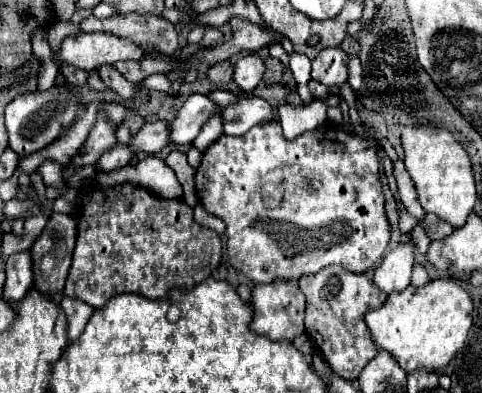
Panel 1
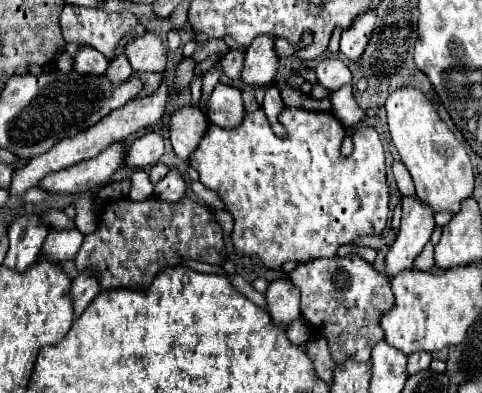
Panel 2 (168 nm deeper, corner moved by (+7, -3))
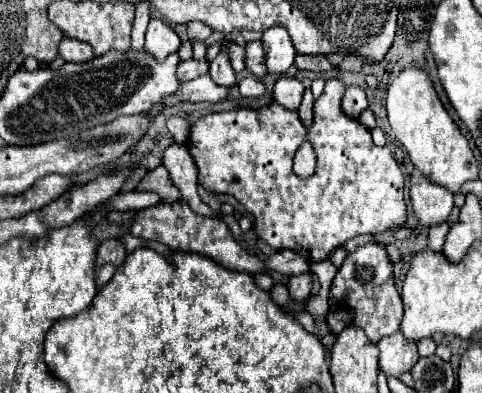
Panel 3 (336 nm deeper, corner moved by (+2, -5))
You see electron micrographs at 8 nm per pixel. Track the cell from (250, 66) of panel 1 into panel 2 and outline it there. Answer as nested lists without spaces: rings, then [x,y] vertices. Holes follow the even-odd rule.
[[[258,36],[244,56],[244,68],[240,80],[248,86],[264,86],[274,80],[278,68],[278,56],[274,54],[274,36]]]

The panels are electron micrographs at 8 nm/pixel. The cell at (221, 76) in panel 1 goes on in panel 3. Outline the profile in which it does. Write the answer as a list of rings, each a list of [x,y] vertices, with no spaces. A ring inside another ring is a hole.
[[[253,40],[253,42],[247,42],[245,46],[247,50],[247,70],[259,78],[267,76],[265,72],[265,52],[261,48],[261,40]]]

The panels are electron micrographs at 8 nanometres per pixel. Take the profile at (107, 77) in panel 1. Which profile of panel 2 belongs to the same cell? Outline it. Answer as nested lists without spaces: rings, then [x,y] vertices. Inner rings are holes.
[[[80,48],[74,56],[74,70],[80,74],[98,74],[104,76],[108,70],[108,60],[94,48]]]

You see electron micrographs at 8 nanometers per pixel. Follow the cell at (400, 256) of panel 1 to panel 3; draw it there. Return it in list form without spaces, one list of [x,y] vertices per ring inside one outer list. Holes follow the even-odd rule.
[[[419,170],[411,174],[411,202],[421,226],[441,224],[453,208],[453,194],[439,184],[433,184]]]

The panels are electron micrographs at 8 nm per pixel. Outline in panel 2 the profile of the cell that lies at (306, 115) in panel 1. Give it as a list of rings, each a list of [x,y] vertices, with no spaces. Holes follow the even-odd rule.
[[[272,86],[272,88],[266,92],[262,108],[264,108],[266,116],[268,116],[268,122],[270,122],[272,126],[276,126],[280,112],[286,110],[286,104],[284,104],[284,100],[282,100],[282,96],[280,96],[280,90],[278,90],[276,86]]]

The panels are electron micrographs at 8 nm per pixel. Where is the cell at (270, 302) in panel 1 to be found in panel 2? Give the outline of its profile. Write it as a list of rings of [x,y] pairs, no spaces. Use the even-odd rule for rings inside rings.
[[[288,278],[270,282],[264,298],[266,310],[276,326],[288,328],[294,320],[300,318],[300,292]]]

